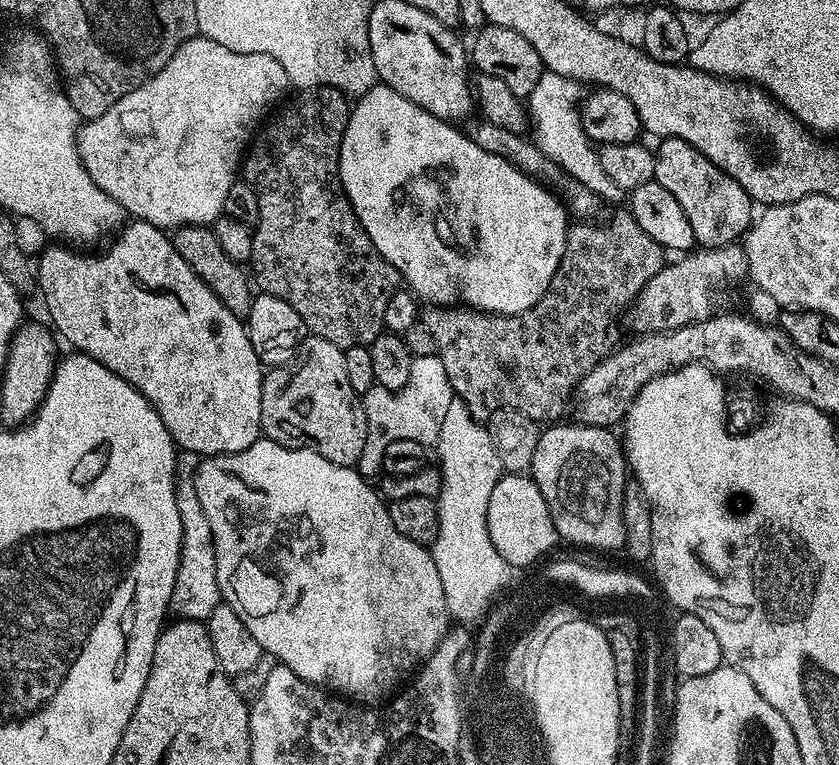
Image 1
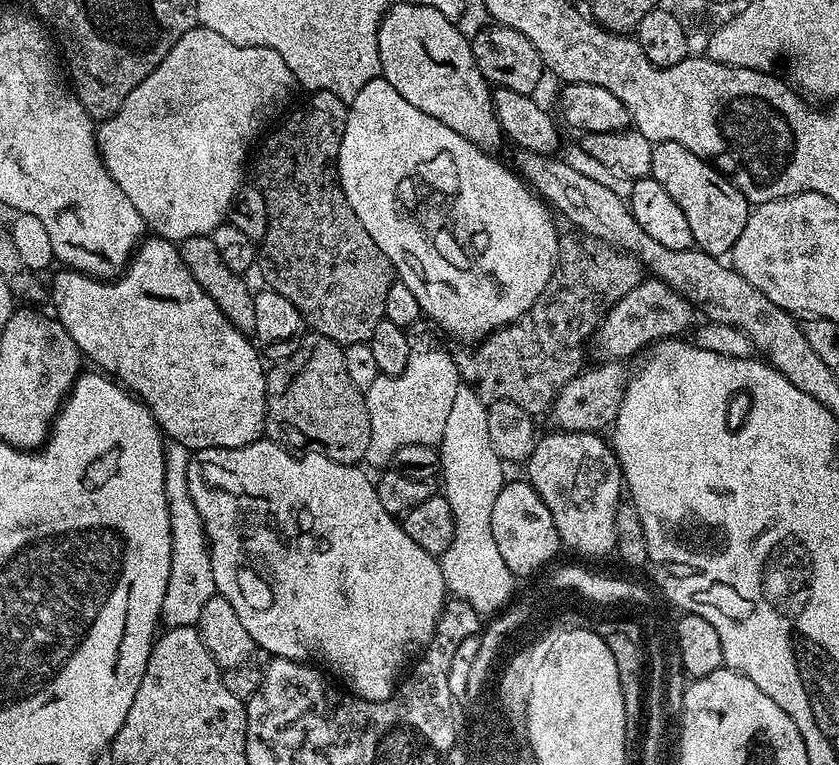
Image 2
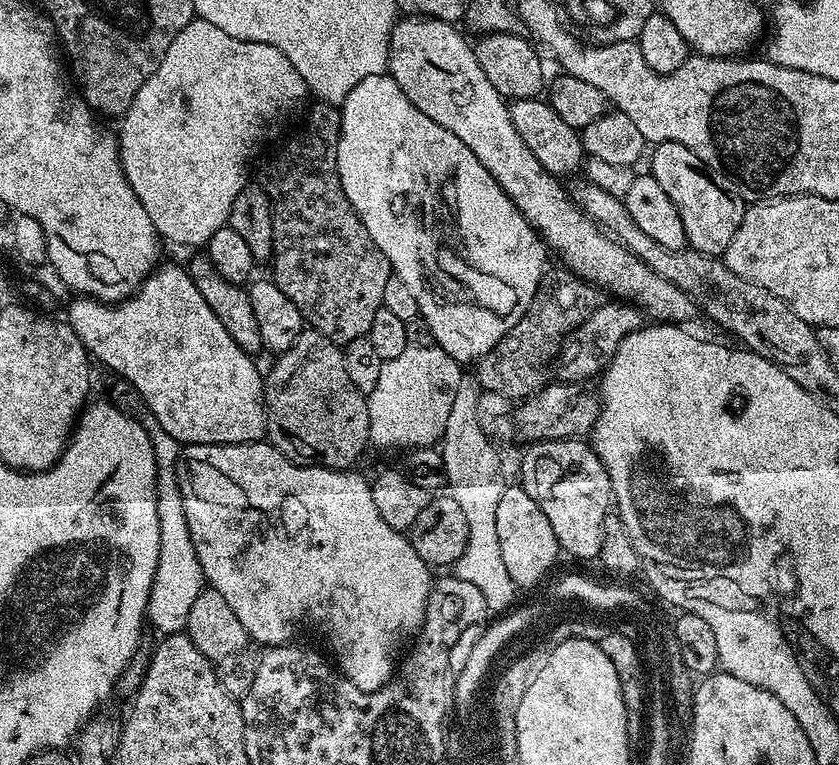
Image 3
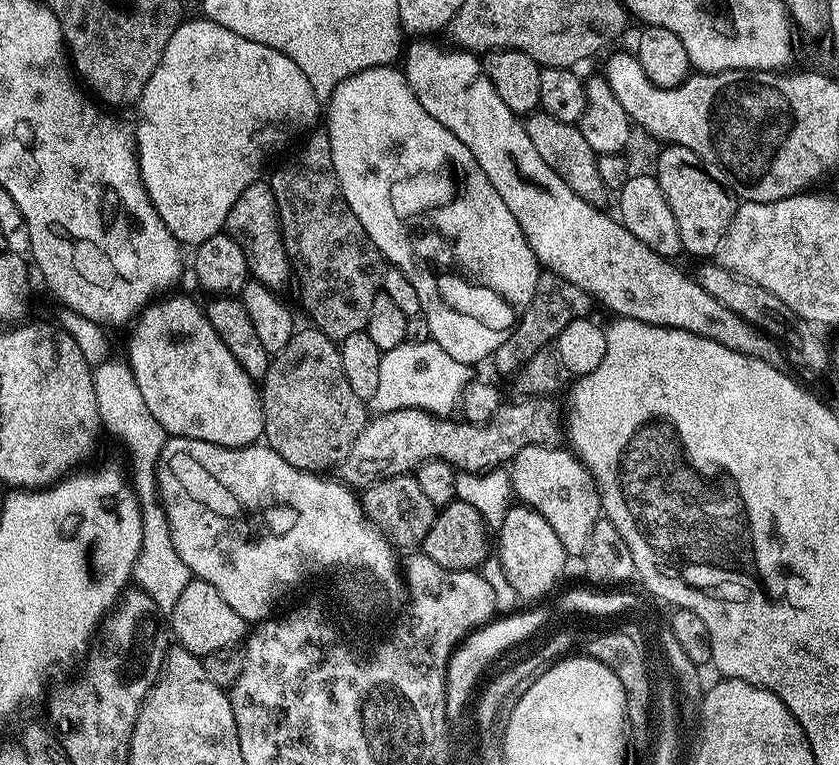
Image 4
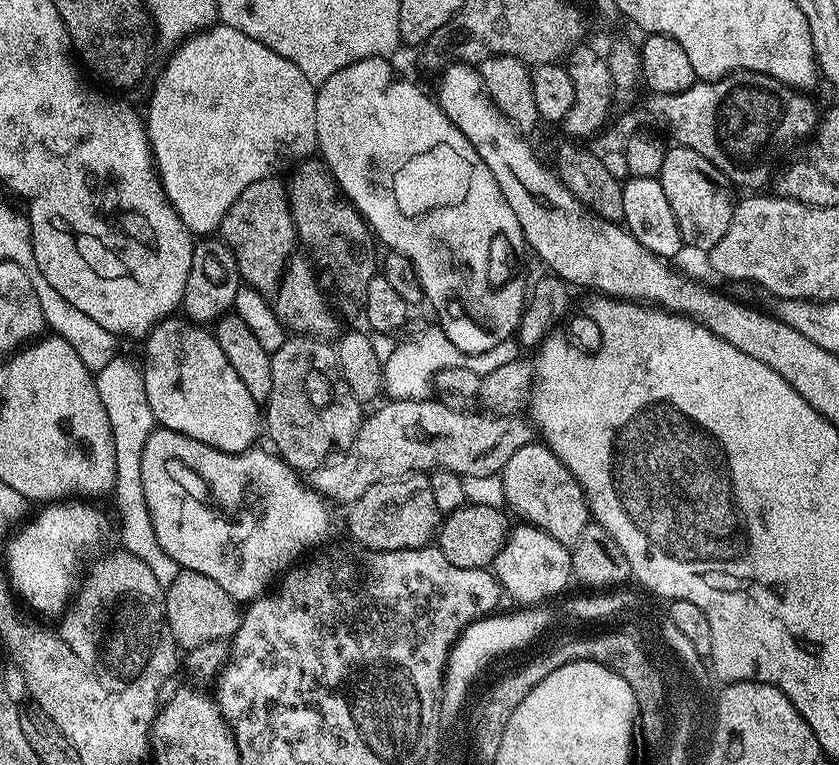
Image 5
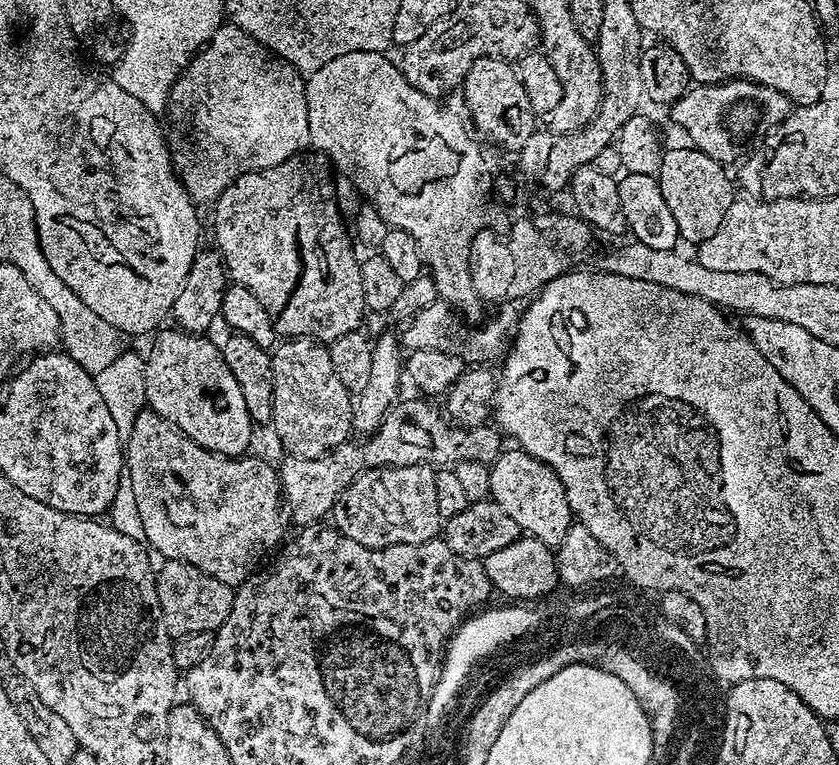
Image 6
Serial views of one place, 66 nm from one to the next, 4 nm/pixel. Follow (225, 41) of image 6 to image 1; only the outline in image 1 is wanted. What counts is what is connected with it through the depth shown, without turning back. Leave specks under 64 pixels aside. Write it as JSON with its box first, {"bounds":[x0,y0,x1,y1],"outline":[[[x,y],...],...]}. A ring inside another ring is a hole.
{"bounds":[76,34,289,230],"outline":[[[197,34],[172,55],[170,62],[166,62],[166,66],[162,66],[162,70],[158,70],[158,74],[154,74],[149,80],[142,82],[142,86],[130,90],[122,99],[114,102],[114,106],[110,106],[110,110],[106,110],[106,114],[81,123],[80,130],[76,133],[80,161],[84,163],[84,169],[90,174],[90,178],[94,178],[97,186],[107,196],[114,198],[114,202],[121,204],[129,217],[144,220],[156,228],[165,230],[185,228],[187,224],[211,226],[220,216],[225,215],[226,194],[230,194],[230,186],[237,183],[246,149],[249,147],[254,133],[261,127],[265,117],[285,99],[284,91],[289,91],[289,88],[286,70],[282,70],[282,66],[278,62],[274,62],[274,58],[270,58],[270,54],[238,54],[234,50],[226,50],[226,46],[218,46],[218,42],[214,42],[210,38]]]}

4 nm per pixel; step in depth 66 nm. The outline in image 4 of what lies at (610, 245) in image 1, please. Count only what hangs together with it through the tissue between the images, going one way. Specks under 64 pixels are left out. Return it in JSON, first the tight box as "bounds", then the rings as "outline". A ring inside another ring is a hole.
{"bounds":[494,271,590,377],"outline":[[[541,271],[538,286],[534,286],[534,298],[530,298],[530,306],[526,306],[510,338],[506,338],[502,346],[498,346],[494,357],[497,370],[502,375],[511,377],[518,373],[528,360],[536,360],[570,322],[589,315],[588,304],[590,305],[590,297],[578,286],[574,286],[574,282],[566,282],[566,278],[553,272]]]}

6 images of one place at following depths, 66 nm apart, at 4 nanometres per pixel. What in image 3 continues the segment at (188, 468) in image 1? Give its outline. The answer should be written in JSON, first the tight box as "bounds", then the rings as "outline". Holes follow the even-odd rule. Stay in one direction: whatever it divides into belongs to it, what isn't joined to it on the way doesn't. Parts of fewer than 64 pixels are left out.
{"bounds":[139,410,206,637],"outline":[[[144,410],[139,413],[140,424],[148,432],[150,442],[154,446],[156,459],[156,501],[158,502],[158,570],[154,574],[154,582],[148,599],[146,620],[160,631],[161,637],[173,636],[176,632],[184,632],[190,618],[190,606],[194,606],[198,594],[204,591],[206,581],[204,571],[198,562],[198,554],[194,550],[194,542],[190,538],[190,526],[186,526],[186,510],[182,506],[180,493],[180,477],[178,465],[182,460],[182,445],[153,418],[152,413]]]}

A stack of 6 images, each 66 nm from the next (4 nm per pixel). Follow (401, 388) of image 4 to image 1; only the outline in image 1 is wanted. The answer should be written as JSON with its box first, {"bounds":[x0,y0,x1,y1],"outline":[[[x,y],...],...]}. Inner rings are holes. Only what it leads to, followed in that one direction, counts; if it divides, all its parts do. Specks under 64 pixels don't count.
{"bounds":[356,355,454,478],"outline":[[[435,355],[413,359],[408,382],[400,391],[391,391],[375,384],[362,399],[366,410],[367,436],[362,458],[356,468],[361,476],[372,478],[372,475],[381,473],[382,457],[390,443],[409,439],[425,446],[435,445],[454,393],[442,362]]]}

